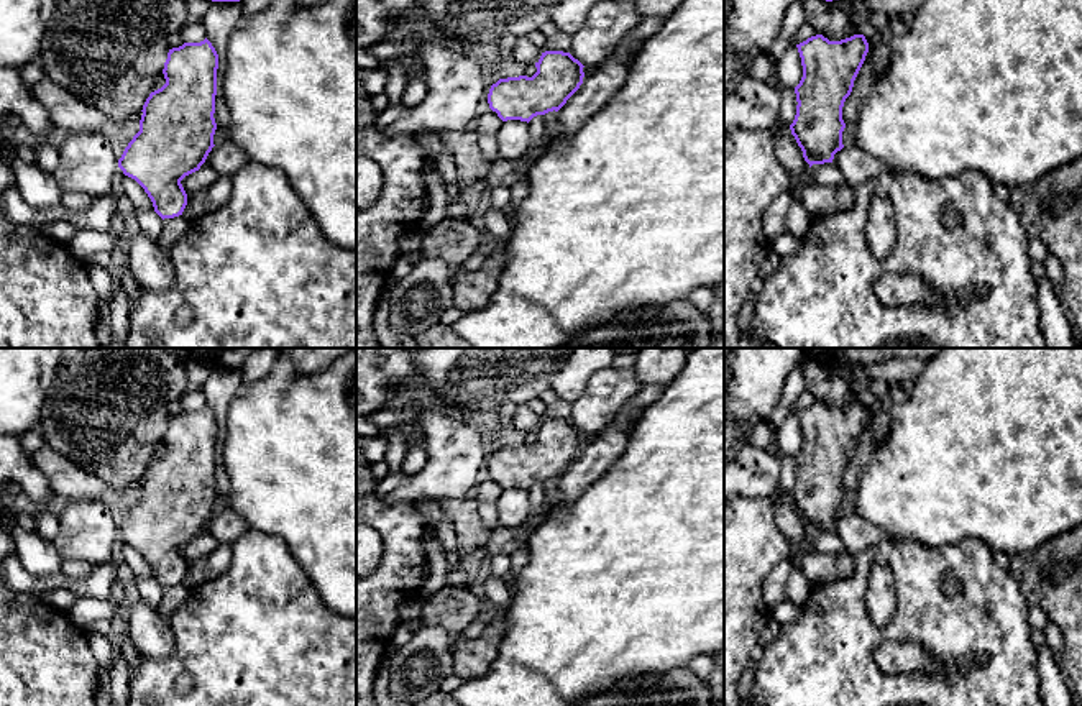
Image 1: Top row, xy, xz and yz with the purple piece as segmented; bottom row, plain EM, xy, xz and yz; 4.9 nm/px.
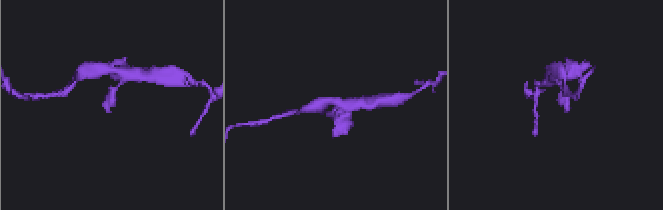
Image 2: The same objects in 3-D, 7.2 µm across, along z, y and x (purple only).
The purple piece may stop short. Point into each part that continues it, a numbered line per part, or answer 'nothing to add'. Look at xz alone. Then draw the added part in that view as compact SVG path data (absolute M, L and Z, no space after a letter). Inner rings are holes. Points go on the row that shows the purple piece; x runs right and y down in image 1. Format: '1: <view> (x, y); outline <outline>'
nothing to add

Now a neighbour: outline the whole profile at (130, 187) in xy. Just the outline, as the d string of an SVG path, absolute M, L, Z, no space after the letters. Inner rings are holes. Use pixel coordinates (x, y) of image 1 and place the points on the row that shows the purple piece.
M123 176L120 194L133 204L135 210L154 210L144 189L128 176Z

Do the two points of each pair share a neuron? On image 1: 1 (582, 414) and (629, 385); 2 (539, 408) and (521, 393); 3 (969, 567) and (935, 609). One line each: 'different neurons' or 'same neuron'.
1: same neuron
2: different neurons
3: same neuron

